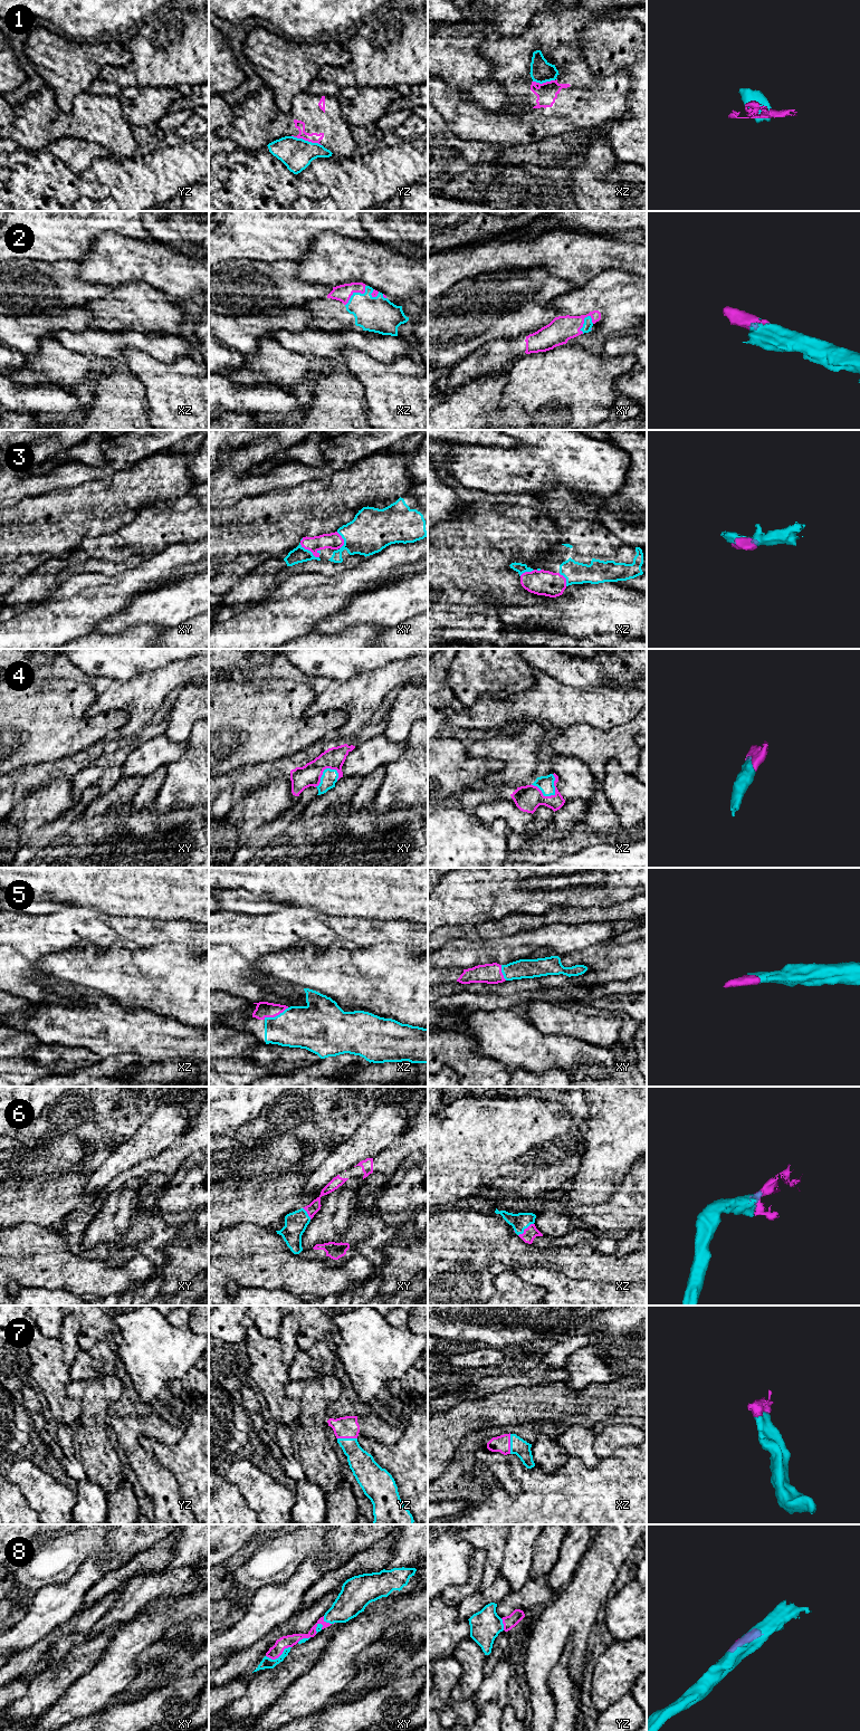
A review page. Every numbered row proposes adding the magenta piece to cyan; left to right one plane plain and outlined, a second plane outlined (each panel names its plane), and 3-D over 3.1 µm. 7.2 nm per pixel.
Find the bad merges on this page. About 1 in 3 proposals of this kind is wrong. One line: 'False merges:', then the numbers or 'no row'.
False merges: 1

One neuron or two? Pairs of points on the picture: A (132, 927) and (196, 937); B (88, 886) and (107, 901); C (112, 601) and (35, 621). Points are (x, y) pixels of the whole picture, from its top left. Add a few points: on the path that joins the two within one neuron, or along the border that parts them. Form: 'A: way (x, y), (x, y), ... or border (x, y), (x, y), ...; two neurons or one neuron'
A: way (147, 930), (180, 931); one neuron
B: way (93, 887), (103, 897); one neuron
C: way (93, 606), (79, 615), (54, 621); one neuron

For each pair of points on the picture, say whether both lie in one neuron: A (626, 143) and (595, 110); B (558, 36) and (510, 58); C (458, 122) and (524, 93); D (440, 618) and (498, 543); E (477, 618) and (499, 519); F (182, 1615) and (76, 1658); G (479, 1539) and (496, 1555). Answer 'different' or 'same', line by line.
A: different
B: same
C: same
D: same
E: same
F: different
G: same

